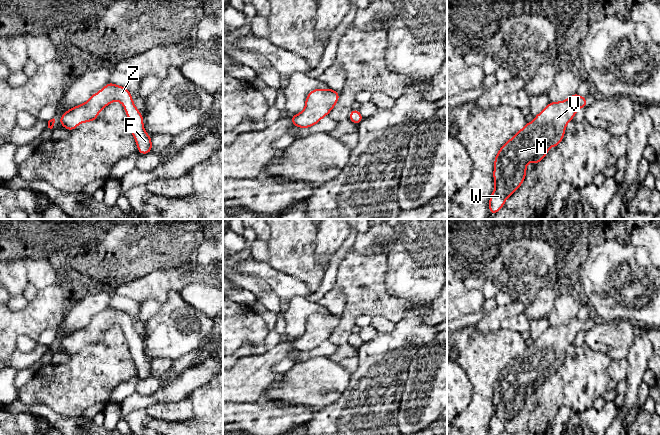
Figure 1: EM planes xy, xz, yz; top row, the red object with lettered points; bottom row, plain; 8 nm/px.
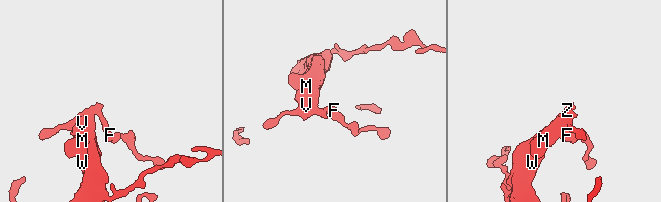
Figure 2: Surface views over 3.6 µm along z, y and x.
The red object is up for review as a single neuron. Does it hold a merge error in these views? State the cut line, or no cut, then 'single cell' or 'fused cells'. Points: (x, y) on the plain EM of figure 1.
cut none; single cell

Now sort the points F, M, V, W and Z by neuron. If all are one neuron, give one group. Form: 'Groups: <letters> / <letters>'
Groups: F M V W Z

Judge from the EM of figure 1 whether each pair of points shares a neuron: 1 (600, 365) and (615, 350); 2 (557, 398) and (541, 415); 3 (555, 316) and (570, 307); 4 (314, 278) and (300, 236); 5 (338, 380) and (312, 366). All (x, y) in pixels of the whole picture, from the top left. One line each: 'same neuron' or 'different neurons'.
1: different neurons
2: same neuron
3: same neuron
4: same neuron
5: same neuron

